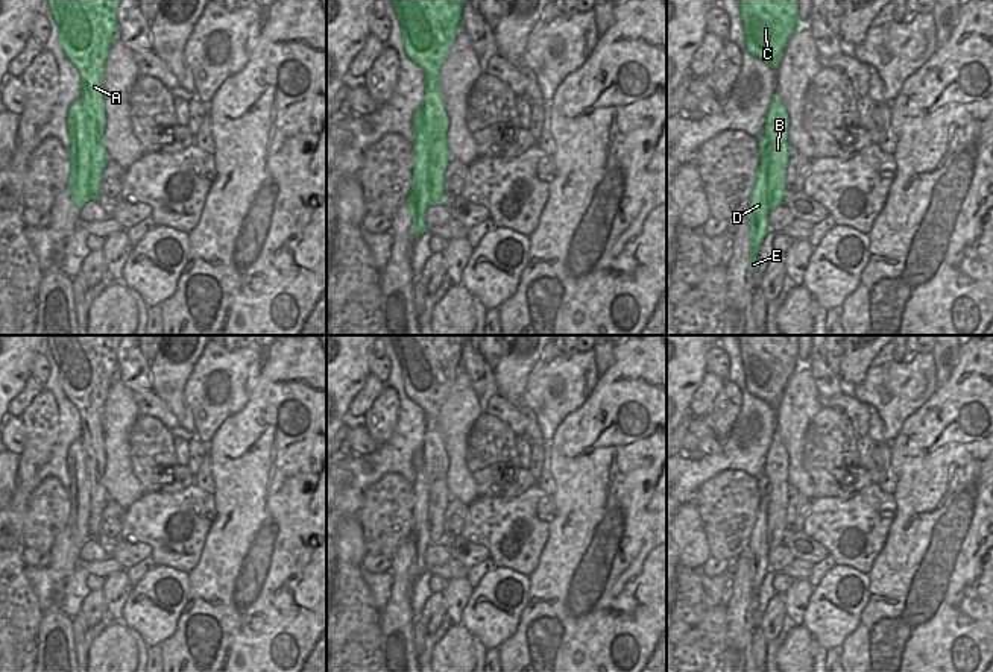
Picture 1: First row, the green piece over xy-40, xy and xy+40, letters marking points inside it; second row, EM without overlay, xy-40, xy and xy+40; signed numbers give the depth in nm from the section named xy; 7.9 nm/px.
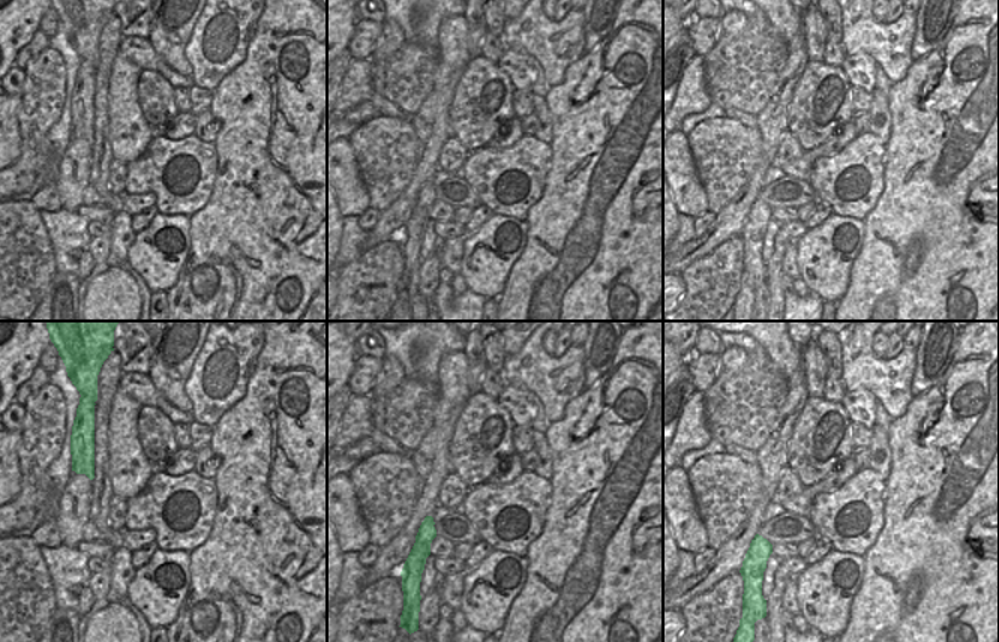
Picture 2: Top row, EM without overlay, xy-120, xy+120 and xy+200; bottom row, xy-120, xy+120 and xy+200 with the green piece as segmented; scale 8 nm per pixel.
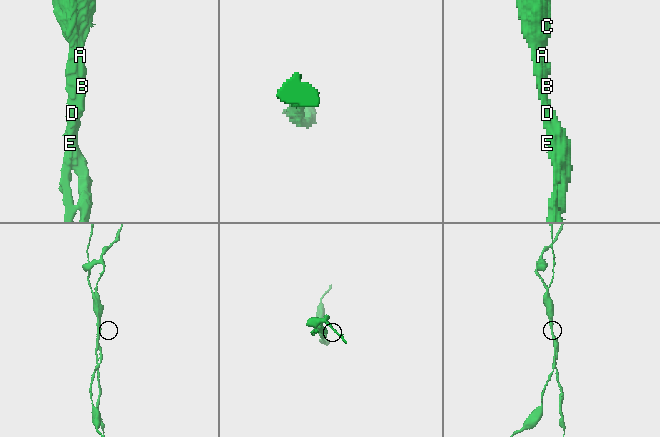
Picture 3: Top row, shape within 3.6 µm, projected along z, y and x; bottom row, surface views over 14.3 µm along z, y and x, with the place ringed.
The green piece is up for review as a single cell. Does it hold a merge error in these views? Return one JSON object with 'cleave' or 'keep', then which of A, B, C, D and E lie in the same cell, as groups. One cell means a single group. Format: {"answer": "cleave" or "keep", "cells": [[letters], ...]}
{"answer": "cleave", "cells": [["A", "B", "C"], ["D", "E"]]}

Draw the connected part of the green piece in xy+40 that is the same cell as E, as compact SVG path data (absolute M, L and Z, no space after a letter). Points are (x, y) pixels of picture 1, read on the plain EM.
M764 475L758 478L758 481L759 481L761 505L756 511L756 520L755 520L755 526L749 542L750 610L752 611L756 611L759 607L756 593L765 575L770 572L768 558L767 558L768 549L770 549L768 540L767 540L768 516L767 516L767 504L765 504L768 479Z

